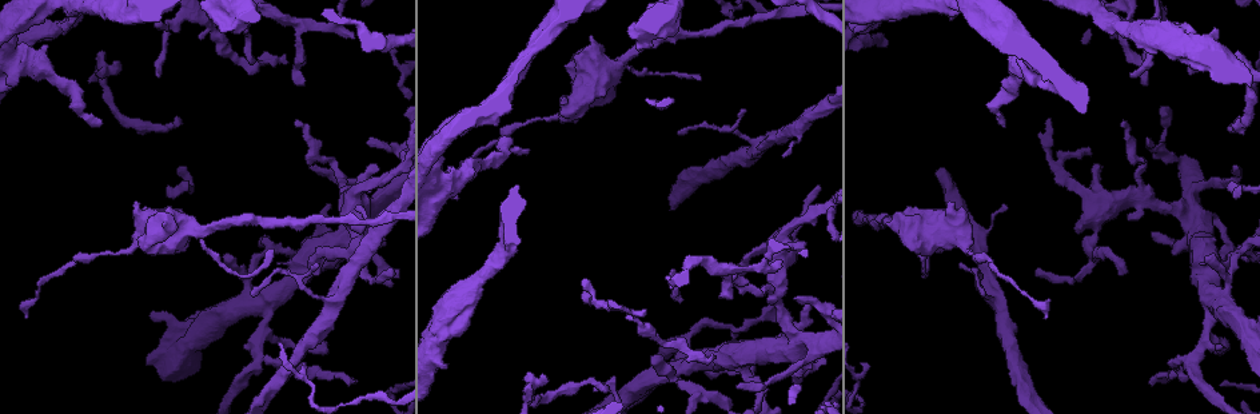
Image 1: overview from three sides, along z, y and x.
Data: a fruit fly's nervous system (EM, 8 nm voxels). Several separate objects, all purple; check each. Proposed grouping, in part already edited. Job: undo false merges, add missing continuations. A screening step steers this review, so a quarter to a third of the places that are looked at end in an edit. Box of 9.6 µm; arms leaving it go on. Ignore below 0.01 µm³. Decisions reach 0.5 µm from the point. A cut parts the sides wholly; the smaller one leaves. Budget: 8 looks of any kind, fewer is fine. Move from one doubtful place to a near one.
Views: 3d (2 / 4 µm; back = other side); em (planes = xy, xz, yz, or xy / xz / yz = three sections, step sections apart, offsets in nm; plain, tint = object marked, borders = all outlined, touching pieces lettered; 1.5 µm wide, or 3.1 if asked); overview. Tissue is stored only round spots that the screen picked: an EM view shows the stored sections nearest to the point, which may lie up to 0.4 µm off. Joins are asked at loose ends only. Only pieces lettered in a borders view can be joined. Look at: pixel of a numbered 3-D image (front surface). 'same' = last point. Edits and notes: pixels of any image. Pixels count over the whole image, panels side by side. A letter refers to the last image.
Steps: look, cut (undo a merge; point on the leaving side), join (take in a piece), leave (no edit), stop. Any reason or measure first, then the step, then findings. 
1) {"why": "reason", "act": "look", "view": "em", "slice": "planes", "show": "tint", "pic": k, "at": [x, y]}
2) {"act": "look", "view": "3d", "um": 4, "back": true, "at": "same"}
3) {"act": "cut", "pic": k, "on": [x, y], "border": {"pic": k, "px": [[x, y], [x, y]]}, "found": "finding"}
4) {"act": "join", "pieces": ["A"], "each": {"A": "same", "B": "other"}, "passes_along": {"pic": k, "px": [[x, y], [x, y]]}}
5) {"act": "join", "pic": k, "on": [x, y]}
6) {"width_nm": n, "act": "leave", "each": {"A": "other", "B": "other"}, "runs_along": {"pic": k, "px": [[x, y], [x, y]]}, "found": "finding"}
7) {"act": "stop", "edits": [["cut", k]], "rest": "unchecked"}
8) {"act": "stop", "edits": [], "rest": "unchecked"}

{"why": "free end", "act": "look", "view": "em", "slice": "planes", "show": "tint", "pic": 1, "at": [738, 387]}

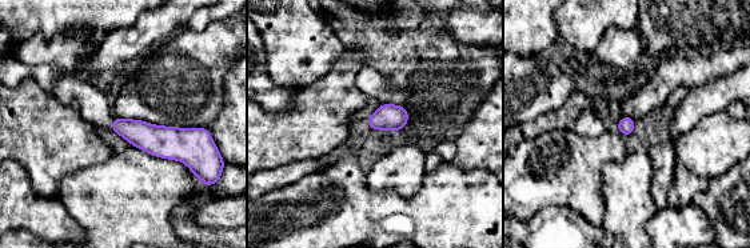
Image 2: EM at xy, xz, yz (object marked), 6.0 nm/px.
{"act": "look", "view": "em", "slice": "planes", "show": "borders", "at": "same"}

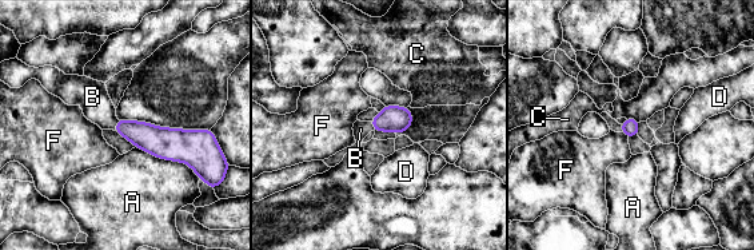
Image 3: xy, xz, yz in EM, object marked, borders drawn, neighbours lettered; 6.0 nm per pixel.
{"width_nm": 100, "act": "join", "pieces": ["B"], "each": {"A": "other", "B": "same", "C": "other", "D": "other", "F": "other"}, "passes_along": {"pic": 3, "px": [[154, 139], [116, 124], [92, 96]]}, "found": "it goes on there"}

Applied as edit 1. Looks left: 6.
{"act": "look", "view": "overview"}

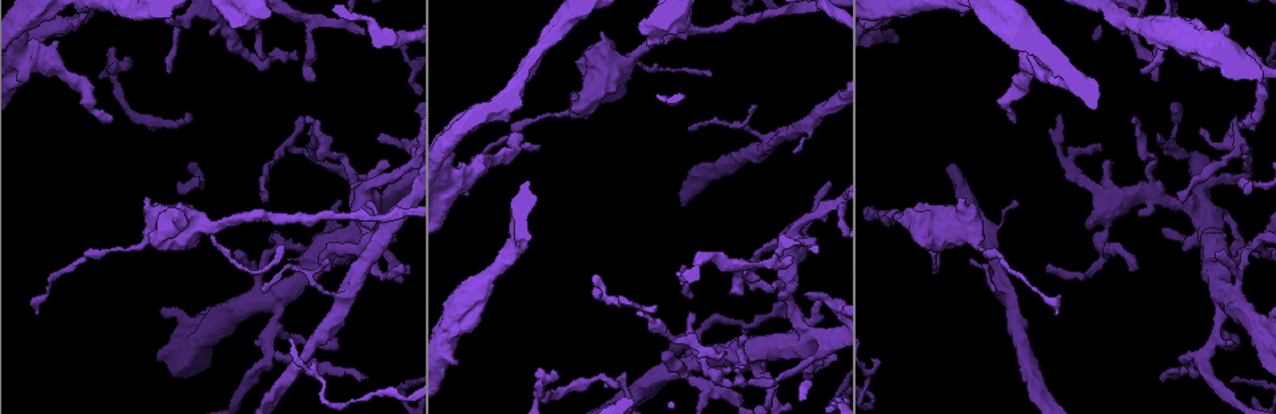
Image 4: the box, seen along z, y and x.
{"why": "three-way junction", "act": "look", "view": "em", "slice": "planes", "show": "borders", "pic": 4, "at": [752, 365]}

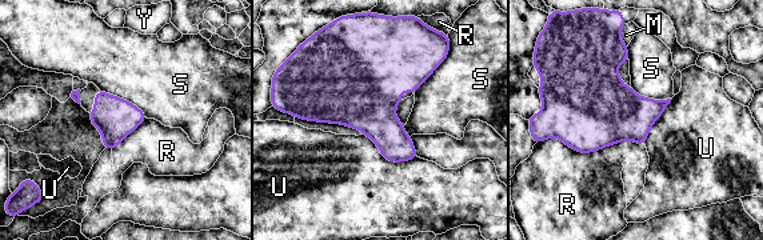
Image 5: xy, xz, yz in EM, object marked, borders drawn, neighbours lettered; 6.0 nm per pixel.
{"width_nm": 240, "act": "leave", "each": {"M": "other", "R": "other", "S": "other", "U": "other", "Y": "other"}, "found": "one cell here"}

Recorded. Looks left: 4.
{"why": "looks like a crossing", "act": "look", "view": "em", "slice": "xz", "step": 8, "show": "tint", "pic": 4, "at": [267, 347]}

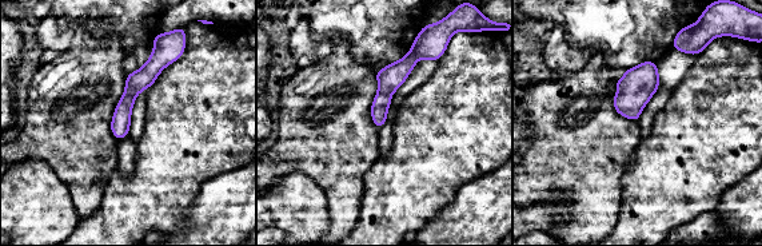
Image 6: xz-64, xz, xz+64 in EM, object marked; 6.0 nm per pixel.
{"why": "cut it another way", "act": "look", "view": "em", "slice": "planes", "show": "borders", "at": "same"}

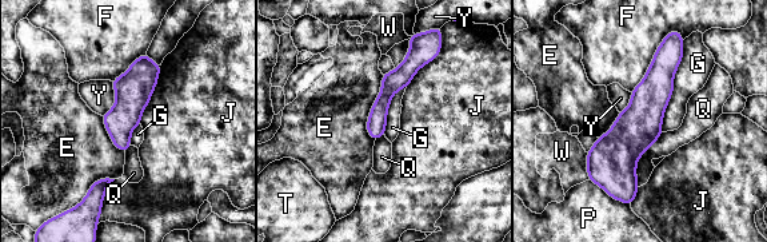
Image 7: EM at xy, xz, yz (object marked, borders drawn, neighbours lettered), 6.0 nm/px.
{"width_nm": 120, "longest_contact_nm": ["G", 600], "act": "leave", "each": {"E": "other", "F": "other", "G": "other", "J": "other", "P": "other", "Q": "other", "T": "other", "W": "other", "Y": "other"}, "found": "one cell here"}

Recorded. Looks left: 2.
{"act": "stop", "edits": [["join", 3]], "rest": "unchecked"}

